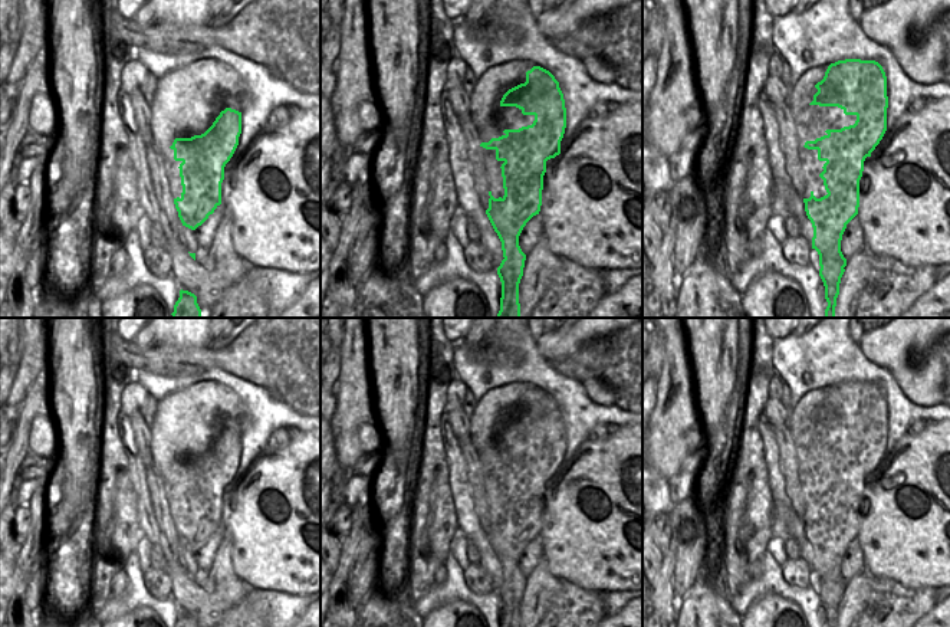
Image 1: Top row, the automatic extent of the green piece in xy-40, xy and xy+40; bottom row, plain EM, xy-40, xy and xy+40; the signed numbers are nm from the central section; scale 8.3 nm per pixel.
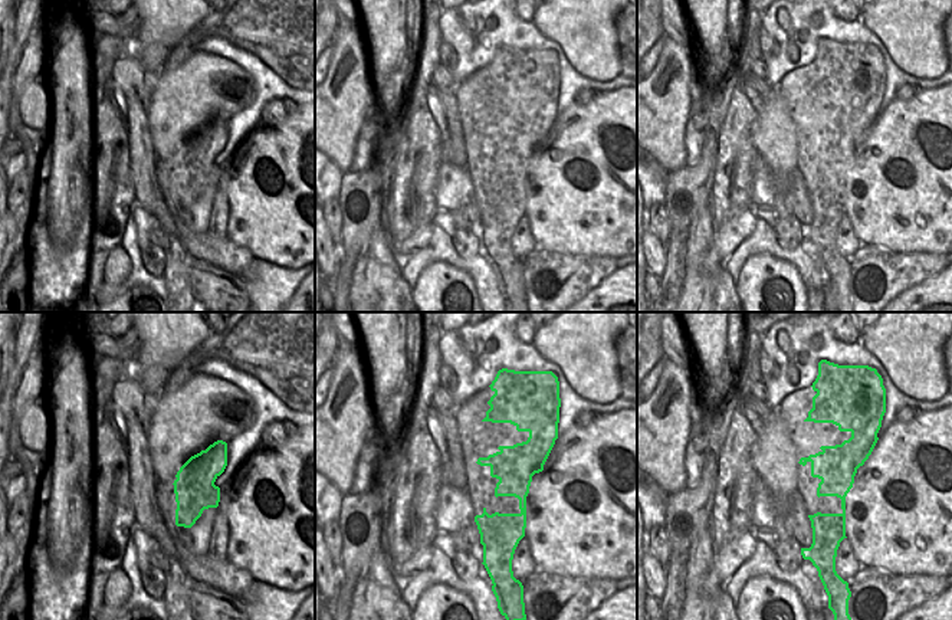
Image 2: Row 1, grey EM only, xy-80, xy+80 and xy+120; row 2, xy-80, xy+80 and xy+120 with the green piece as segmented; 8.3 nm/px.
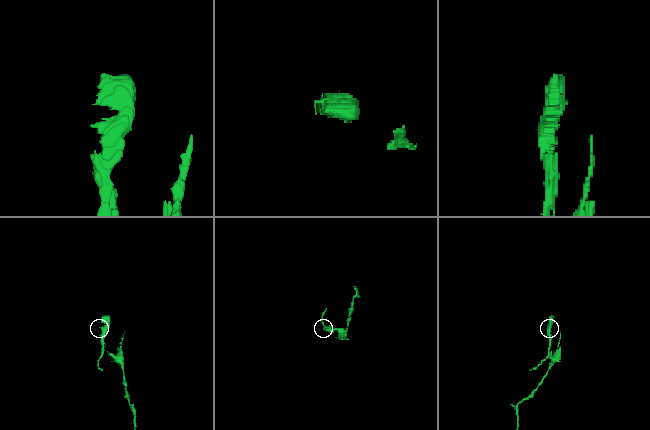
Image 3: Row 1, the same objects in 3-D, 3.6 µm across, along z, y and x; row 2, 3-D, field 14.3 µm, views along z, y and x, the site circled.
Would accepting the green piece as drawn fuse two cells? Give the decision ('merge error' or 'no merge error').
merge error

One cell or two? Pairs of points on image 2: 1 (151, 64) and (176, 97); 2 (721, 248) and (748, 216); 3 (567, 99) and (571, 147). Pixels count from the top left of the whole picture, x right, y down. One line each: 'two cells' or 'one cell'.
1: two cells
2: one cell
3: two cells

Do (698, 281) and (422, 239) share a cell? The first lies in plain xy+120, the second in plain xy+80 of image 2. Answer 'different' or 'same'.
same

